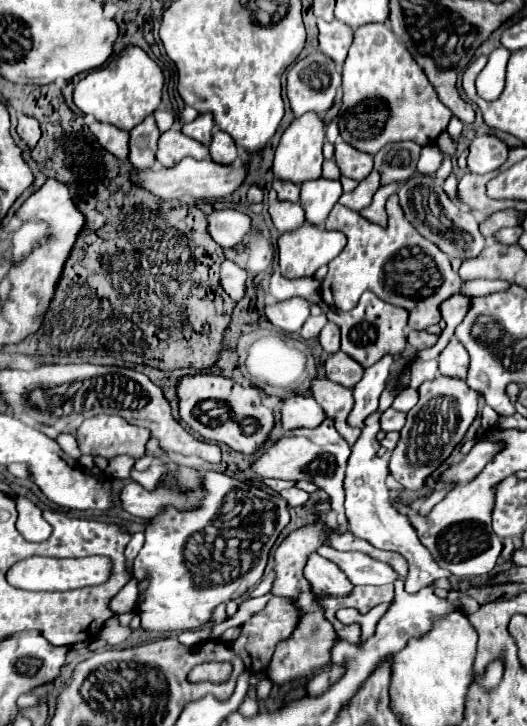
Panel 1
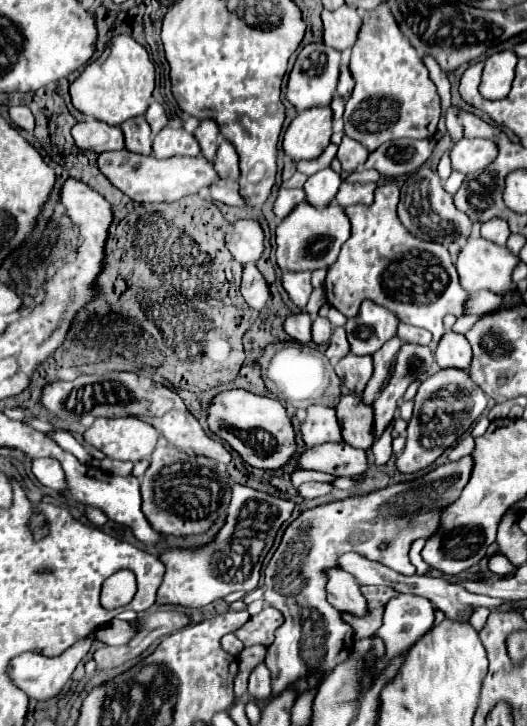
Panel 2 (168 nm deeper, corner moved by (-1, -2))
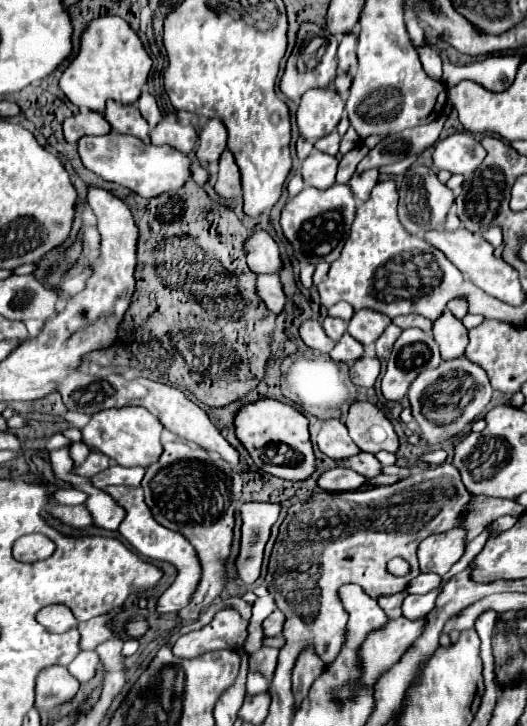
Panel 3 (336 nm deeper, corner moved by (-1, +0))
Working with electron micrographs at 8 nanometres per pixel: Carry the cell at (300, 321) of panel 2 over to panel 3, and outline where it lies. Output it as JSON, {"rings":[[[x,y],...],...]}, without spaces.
{"rings":[[[307,319],[301,327],[299,327],[299,335],[303,339],[303,343],[311,349],[317,349],[321,353],[329,353],[329,349],[333,347],[333,341],[325,335],[321,323],[317,319]]]}

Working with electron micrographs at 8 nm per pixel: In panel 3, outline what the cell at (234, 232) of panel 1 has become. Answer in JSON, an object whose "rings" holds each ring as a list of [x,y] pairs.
{"rings":[[[257,229],[249,235],[243,243],[247,265],[255,273],[275,273],[281,269],[281,257],[277,243],[271,239],[269,233]]]}

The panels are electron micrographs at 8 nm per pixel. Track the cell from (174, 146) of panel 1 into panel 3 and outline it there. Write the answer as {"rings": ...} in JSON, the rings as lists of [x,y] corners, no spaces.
{"rings":[[[161,121],[155,129],[151,129],[151,143],[153,145],[171,145],[173,149],[181,153],[191,153],[197,145],[197,133],[193,125],[181,125],[181,123],[167,123]]]}

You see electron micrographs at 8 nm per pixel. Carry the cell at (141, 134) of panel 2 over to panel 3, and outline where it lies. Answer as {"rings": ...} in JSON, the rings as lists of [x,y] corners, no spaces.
{"rings":[[[109,101],[103,115],[109,121],[109,125],[113,127],[113,131],[149,141],[149,125],[143,119],[137,105],[117,105],[115,101]]]}

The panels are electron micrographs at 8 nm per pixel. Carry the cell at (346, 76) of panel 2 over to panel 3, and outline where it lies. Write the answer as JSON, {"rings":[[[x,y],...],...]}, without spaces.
{"rings":[[[355,35],[343,37],[339,43],[339,71],[341,73],[349,73],[355,65],[357,65],[356,55],[357,39]]]}

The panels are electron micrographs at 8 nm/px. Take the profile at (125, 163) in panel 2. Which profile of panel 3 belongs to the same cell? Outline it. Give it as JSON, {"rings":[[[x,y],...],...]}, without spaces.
{"rings":[[[115,131],[101,137],[83,137],[79,141],[79,155],[83,165],[95,175],[103,177],[105,181],[123,185],[145,199],[159,197],[163,193],[175,193],[191,177],[191,161],[187,155],[179,153],[173,147],[155,147],[137,137],[121,135]]]}

